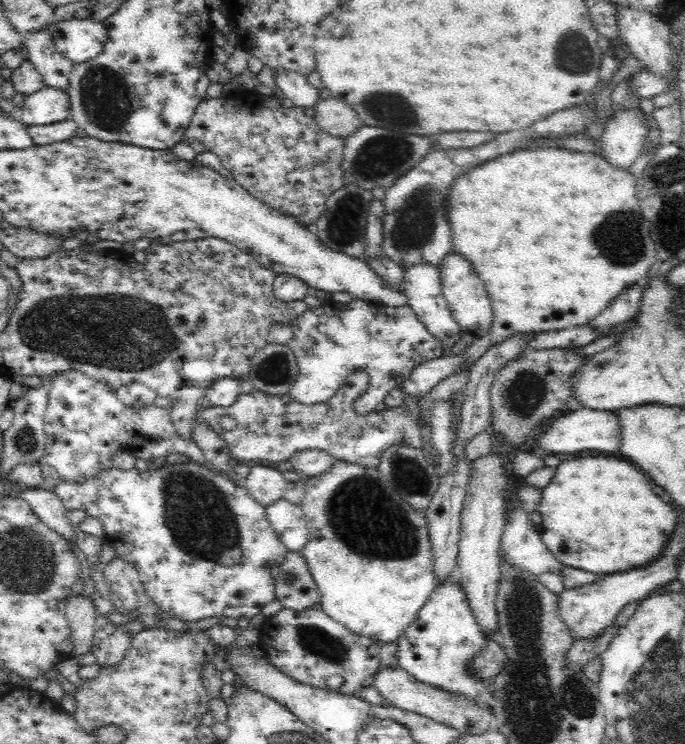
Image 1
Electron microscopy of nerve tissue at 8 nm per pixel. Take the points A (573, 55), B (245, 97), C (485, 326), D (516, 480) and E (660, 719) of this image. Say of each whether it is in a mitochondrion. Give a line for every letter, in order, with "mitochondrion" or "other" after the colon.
A: mitochondrion
B: other
C: other
D: other
E: mitochondrion

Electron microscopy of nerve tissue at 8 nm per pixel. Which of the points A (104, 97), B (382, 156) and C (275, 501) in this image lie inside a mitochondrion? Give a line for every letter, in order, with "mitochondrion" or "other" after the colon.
A: mitochondrion
B: mitochondrion
C: other

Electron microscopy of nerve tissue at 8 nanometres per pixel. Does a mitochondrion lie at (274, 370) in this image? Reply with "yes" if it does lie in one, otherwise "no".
yes

